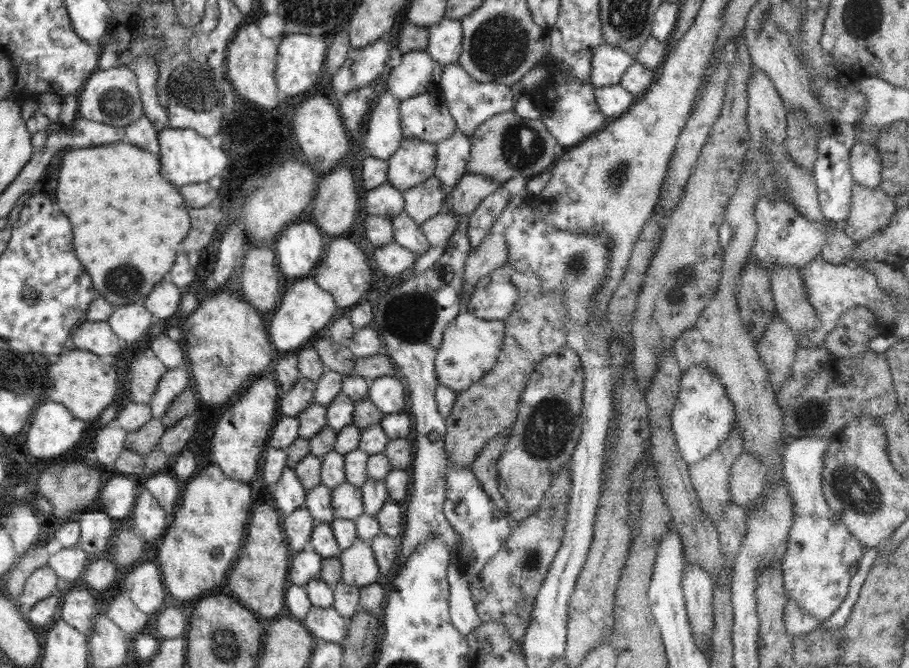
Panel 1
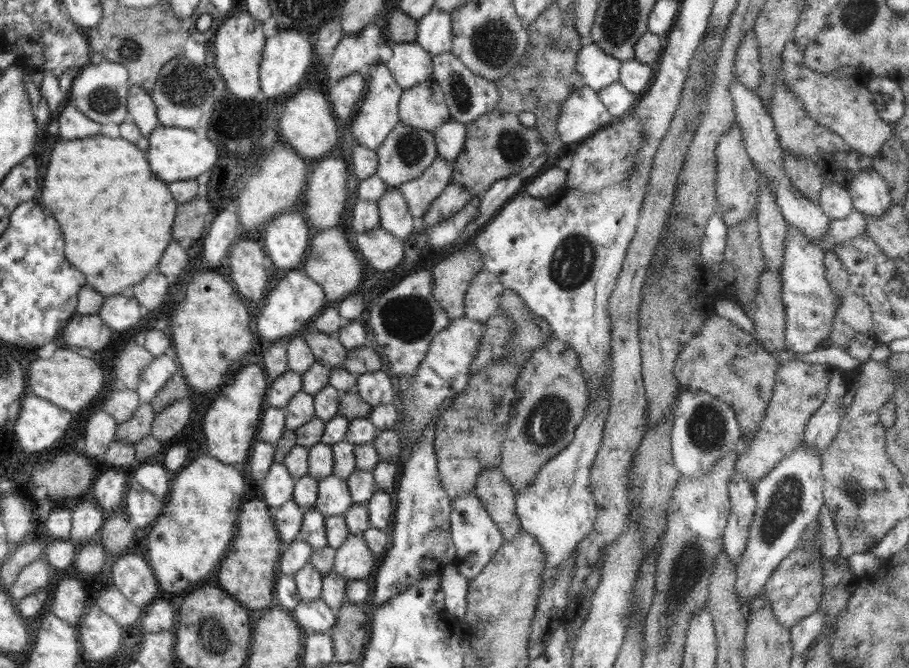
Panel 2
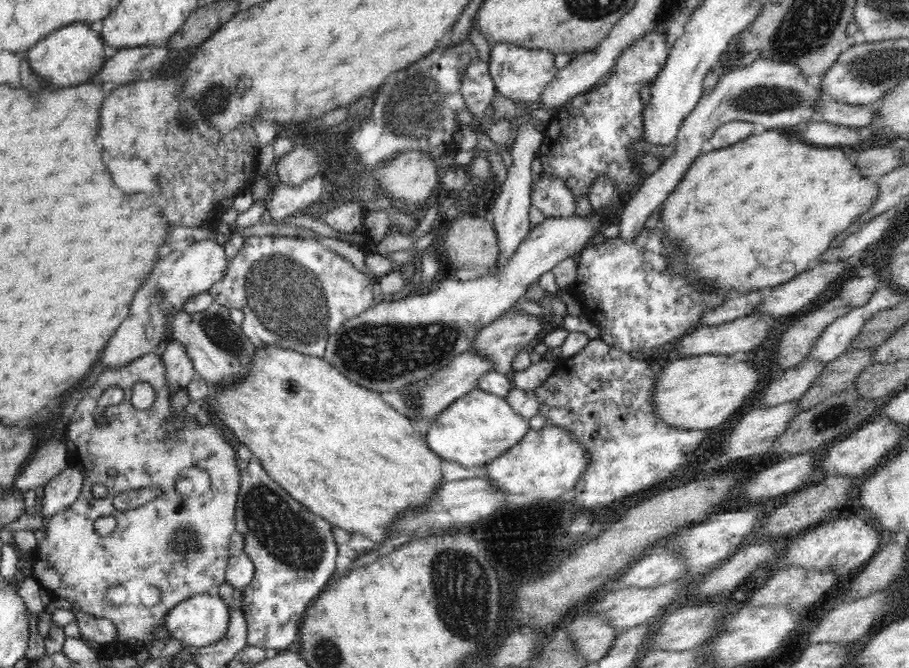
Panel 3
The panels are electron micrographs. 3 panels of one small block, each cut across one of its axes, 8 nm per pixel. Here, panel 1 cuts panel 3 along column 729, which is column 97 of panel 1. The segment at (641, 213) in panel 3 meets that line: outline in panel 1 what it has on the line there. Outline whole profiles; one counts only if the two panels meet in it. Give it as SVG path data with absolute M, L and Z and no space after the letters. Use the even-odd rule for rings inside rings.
M121 65L107 70L99 69L95 74L92 74L77 98L78 115L86 118L86 120L94 120L125 129L128 124L132 124L144 116L137 77L132 70Z

